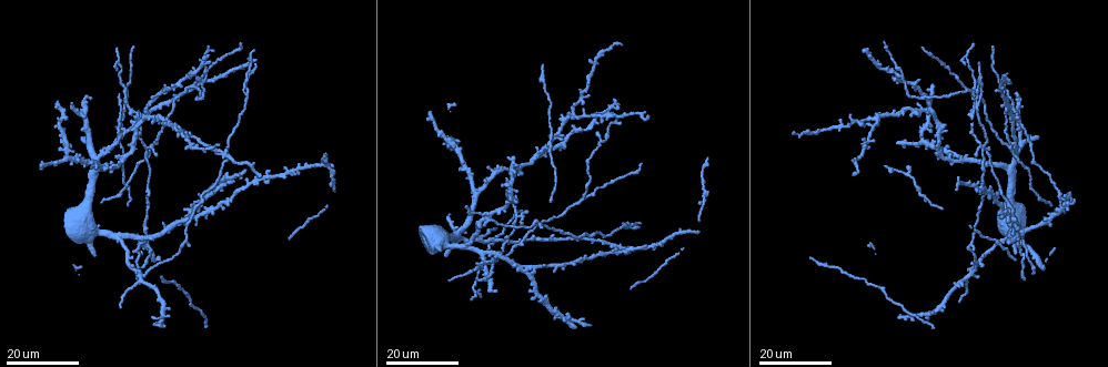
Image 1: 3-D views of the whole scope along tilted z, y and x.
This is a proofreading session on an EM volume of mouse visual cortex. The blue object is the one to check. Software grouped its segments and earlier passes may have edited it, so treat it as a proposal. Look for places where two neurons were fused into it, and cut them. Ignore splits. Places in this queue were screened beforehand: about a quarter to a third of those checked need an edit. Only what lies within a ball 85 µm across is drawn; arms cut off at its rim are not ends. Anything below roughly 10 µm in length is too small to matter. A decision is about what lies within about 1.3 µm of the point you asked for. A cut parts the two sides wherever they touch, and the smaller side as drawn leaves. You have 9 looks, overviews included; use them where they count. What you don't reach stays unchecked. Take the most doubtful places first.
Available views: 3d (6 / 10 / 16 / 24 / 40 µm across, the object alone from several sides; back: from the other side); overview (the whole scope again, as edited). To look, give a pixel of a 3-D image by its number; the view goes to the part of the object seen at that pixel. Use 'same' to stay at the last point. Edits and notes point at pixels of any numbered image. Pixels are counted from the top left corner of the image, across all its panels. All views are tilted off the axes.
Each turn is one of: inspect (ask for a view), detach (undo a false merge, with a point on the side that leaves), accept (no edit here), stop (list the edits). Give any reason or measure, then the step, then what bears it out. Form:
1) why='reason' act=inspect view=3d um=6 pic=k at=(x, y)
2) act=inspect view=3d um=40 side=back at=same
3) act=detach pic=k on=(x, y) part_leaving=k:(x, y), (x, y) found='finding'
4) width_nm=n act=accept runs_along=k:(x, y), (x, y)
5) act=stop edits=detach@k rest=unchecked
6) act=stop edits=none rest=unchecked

why='three-way junction' act=inspect view=3d um=16 pic=1 at=(193, 86)

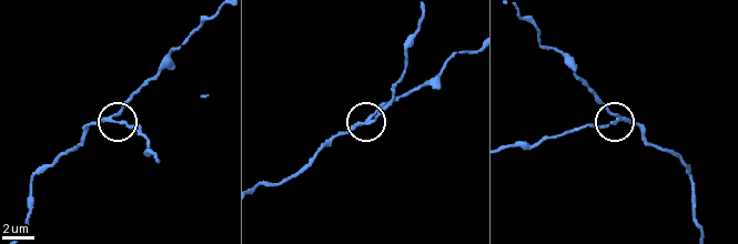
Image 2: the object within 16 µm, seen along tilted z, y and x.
act=inspect view=3d um=6 pic=2 at=(119, 113)

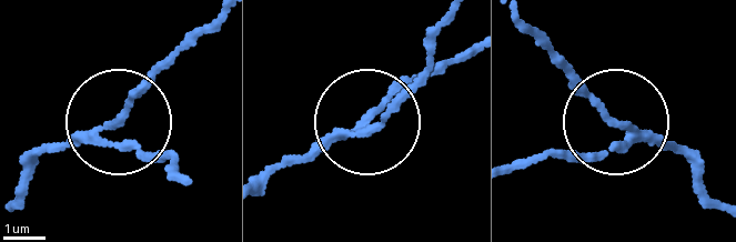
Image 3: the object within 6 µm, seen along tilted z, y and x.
arms=3 act=accept found='one neuron here'

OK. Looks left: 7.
why='thin arm on a thick one' act=inspect view=3d um=16 pic=1 at=(970, 276)

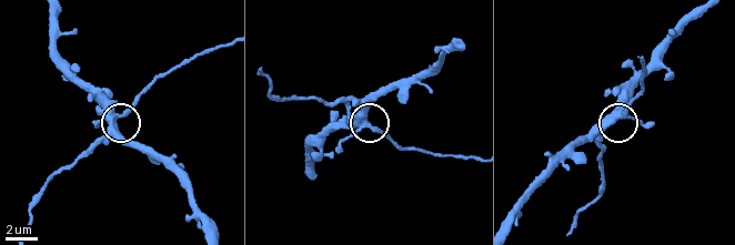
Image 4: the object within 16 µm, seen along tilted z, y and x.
act=inspect view=3d um=6 pic=4 at=(614, 116)

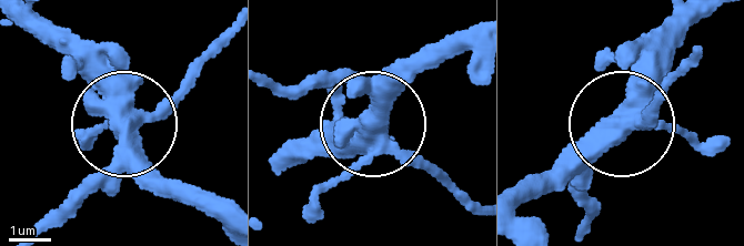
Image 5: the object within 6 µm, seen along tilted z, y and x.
why='other side' act=inspect view=3d um=6 side=back pic=5 at=(131, 123)

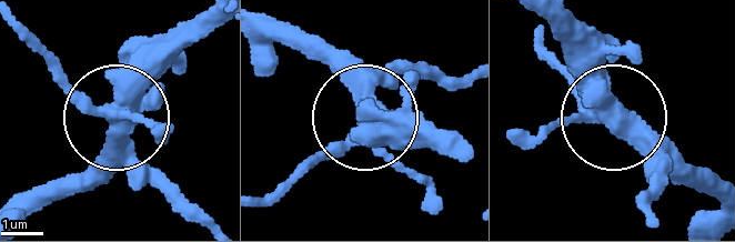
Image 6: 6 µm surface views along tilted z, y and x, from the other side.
act=accept found='continuous, no second neuron'

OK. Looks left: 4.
why='a fork' act=inspect view=3d um=16 pic=1 at=(1015, 147)

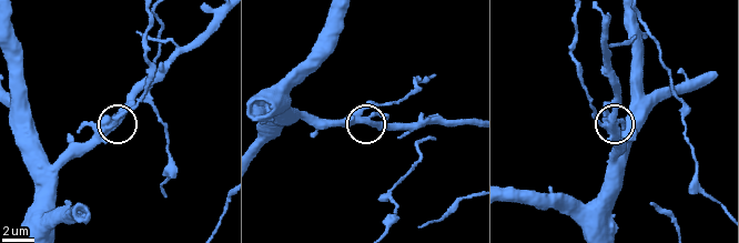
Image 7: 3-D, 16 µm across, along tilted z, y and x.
act=inspect view=3d um=6 pic=7 at=(110, 121)

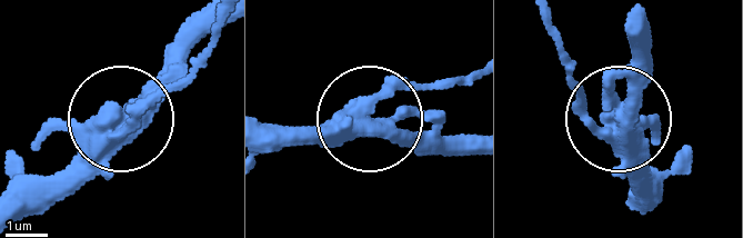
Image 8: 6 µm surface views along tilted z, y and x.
side_arm_um=18 arms=3 act=detach pic=8 on=(44, 128) found='two neurons meet here'

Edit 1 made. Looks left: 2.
act=stop edits=detach@8 rest=unchecked

